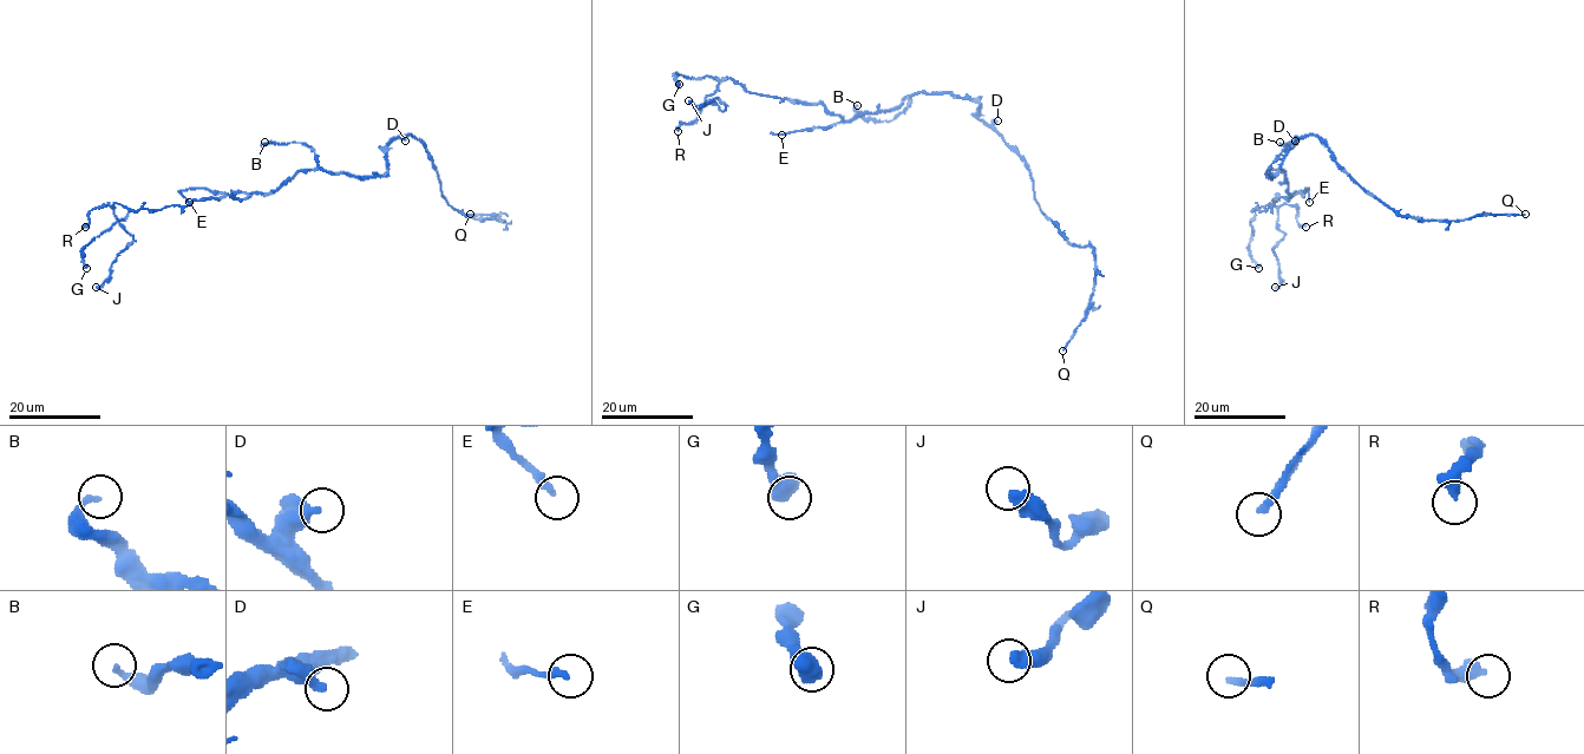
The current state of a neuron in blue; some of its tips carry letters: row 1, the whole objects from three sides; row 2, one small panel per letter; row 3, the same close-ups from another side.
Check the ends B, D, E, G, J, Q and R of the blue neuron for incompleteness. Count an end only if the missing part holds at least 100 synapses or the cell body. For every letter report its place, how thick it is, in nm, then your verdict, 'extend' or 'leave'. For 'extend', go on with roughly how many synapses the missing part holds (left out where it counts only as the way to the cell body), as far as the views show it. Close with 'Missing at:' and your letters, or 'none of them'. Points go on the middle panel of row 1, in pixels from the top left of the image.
B: (857, 105) | 190 nm | leave
D: (997, 120) | 460 nm | leave
E: (781, 135) | 240 nm | leave
G: (679, 84) | 650 nm | leave
J: (688, 100) | 440 nm | leave
Q: (1062, 351) | 240 nm | extend | 200 syn
R: (678, 131) | 480 nm | leave
Missing at: Q

